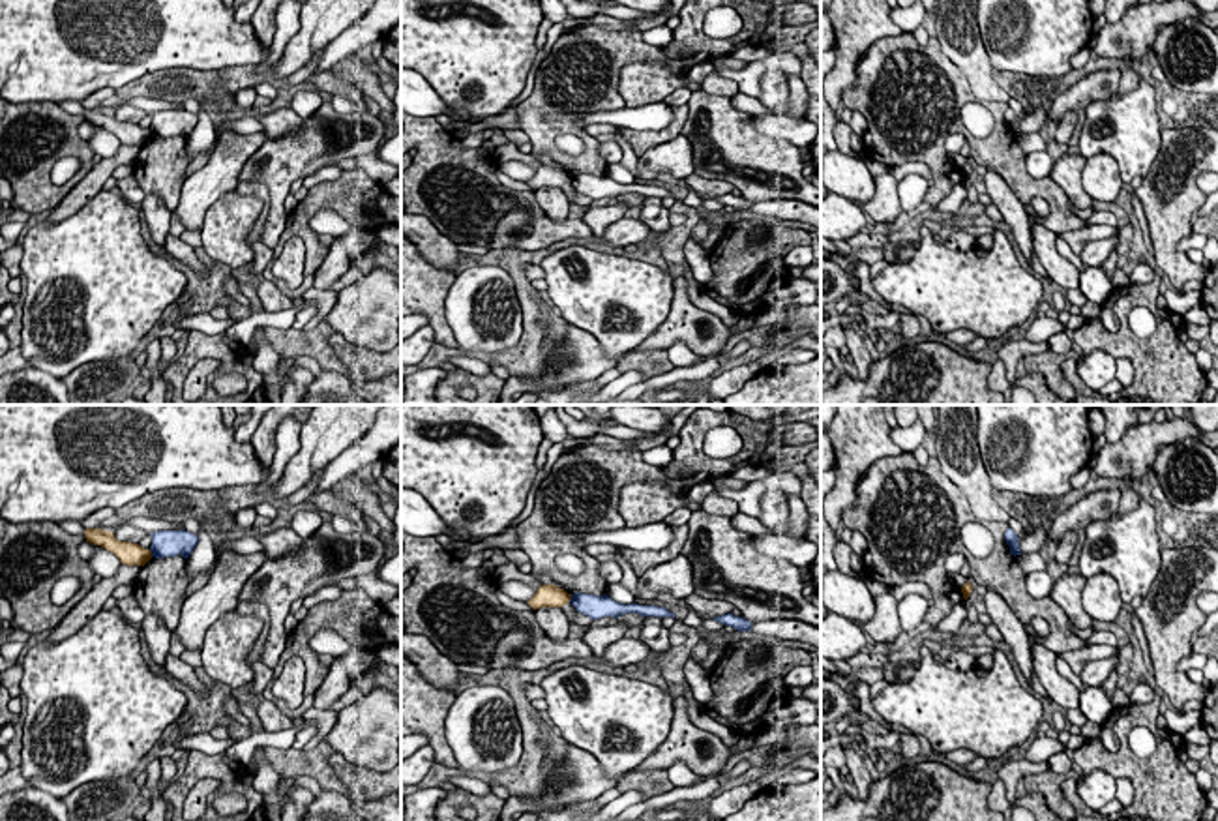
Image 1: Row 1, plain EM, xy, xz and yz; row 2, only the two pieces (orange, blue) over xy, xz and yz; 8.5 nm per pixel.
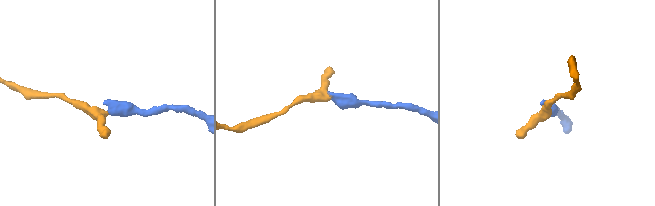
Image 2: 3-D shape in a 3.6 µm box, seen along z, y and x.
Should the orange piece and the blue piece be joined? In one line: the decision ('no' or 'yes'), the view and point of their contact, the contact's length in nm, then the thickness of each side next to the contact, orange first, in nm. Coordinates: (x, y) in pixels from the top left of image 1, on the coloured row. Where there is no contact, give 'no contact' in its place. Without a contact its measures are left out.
no | xy (150, 553) | 70 nm | 190/220 nm

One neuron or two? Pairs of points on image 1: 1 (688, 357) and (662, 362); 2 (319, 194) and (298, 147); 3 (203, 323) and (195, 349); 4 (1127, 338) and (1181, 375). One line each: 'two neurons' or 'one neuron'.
1: two neurons
2: two neurons
3: two neurons
4: one neuron

